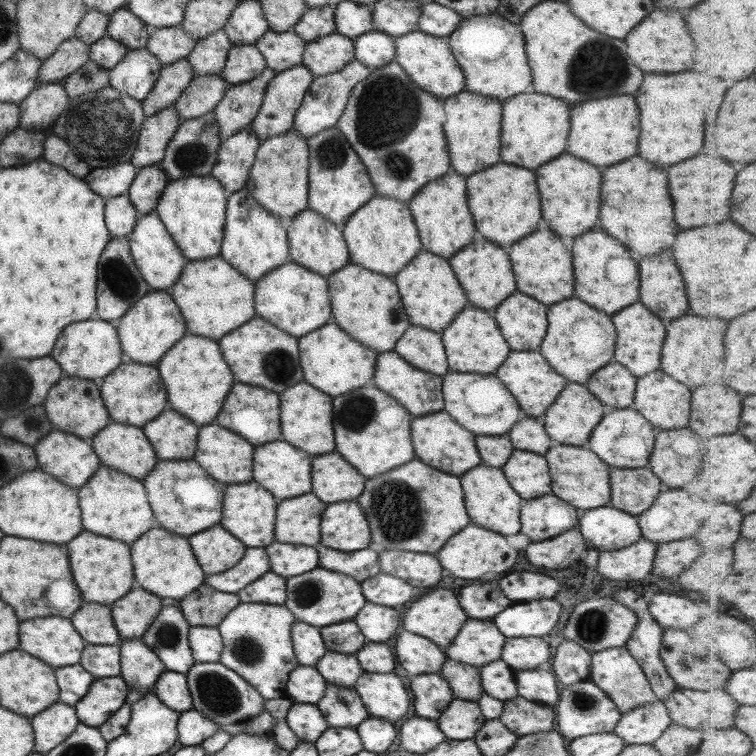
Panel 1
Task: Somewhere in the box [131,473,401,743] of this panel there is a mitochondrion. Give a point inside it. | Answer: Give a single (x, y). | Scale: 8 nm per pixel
(220, 695)

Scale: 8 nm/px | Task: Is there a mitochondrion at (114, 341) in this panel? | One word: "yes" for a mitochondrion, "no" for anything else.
no

